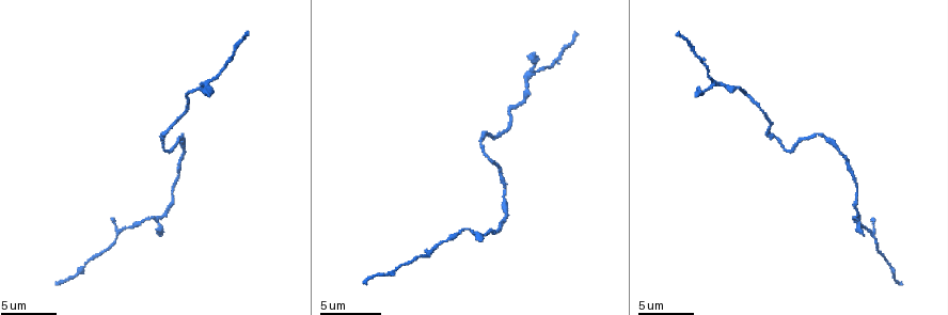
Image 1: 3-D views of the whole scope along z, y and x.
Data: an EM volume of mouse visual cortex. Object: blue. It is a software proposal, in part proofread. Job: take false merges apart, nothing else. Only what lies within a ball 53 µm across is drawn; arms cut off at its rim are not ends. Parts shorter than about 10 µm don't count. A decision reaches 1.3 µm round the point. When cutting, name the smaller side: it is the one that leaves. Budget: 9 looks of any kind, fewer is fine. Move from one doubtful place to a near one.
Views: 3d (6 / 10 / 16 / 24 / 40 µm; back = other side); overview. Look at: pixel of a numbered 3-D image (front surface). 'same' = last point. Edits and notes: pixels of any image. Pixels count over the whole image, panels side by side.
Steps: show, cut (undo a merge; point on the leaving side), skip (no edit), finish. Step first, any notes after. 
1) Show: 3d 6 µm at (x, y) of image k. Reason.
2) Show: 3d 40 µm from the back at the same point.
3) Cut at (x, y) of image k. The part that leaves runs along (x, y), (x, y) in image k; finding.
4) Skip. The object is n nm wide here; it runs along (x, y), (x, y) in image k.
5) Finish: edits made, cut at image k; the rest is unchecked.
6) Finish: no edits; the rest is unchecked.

Show: 3d 16 µm at (713, 82) of image 1. Three arms meet.

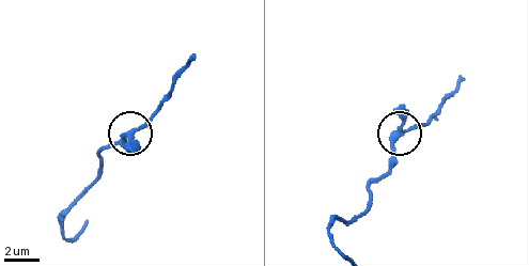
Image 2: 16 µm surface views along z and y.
Skip. It runs along (337, 248), (330, 227), (367, 206), (395, 136), (435, 111) in image 2; one cell here.

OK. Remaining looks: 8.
Show: 3d 10 µm at (821, 135) of image 1.

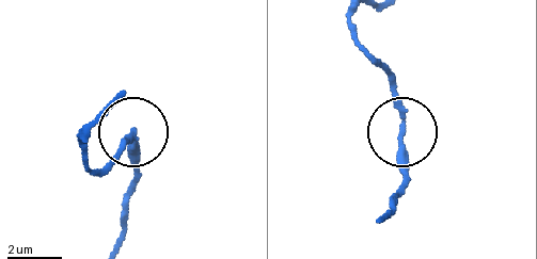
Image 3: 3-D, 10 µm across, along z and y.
Skip. The side arm is 23 µm long; it runs along (398, 129), (392, 70) in image 3; continuous, no second cell.

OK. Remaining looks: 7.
Show: 3d 6 µm at (481, 146) of image 1. Calibre changes.

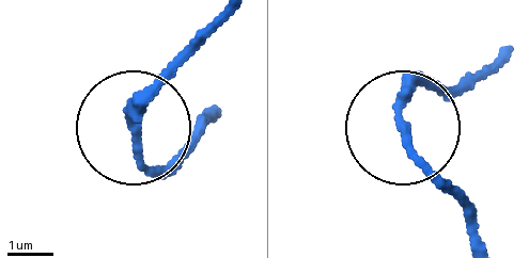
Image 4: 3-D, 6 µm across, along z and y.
Skip. Continuous, no second cell.

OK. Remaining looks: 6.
Show: 3d 10 µm at (470, 231) of image 1. Narrows sharply.

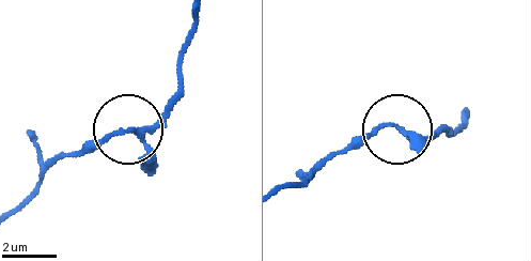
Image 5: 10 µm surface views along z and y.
Skip. The object is 140 nm wide here; it runs along (194, 12), (173, 102), (146, 126), (111, 132), (73, 154) in image 5; all the same cell.

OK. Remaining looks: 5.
Finish: no edits; the rest is unchecked.

